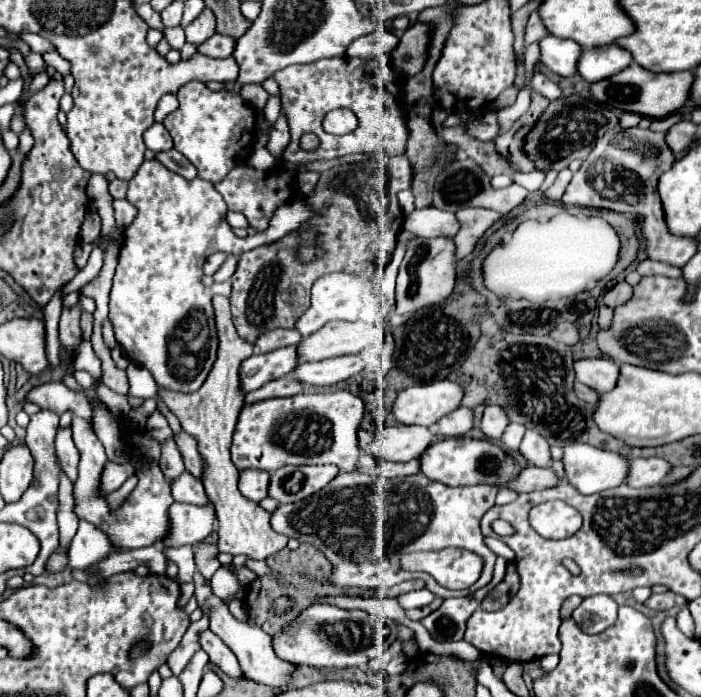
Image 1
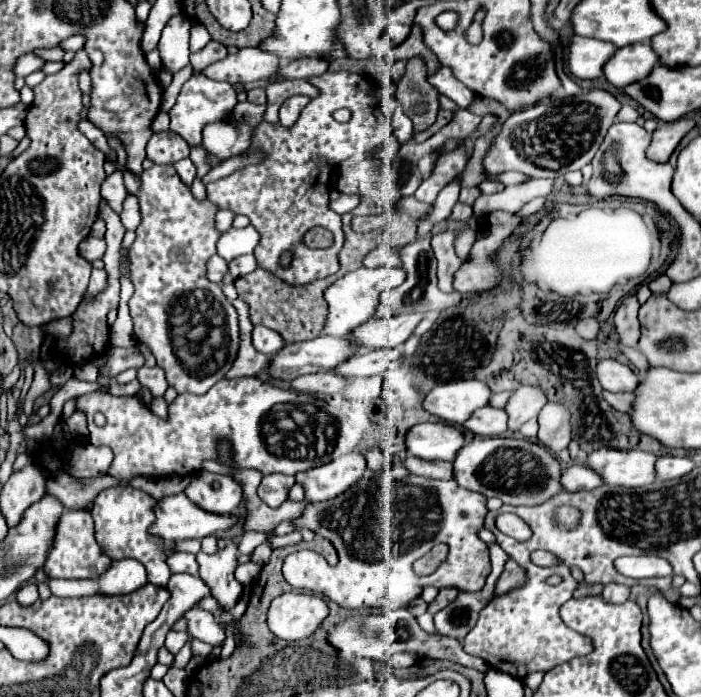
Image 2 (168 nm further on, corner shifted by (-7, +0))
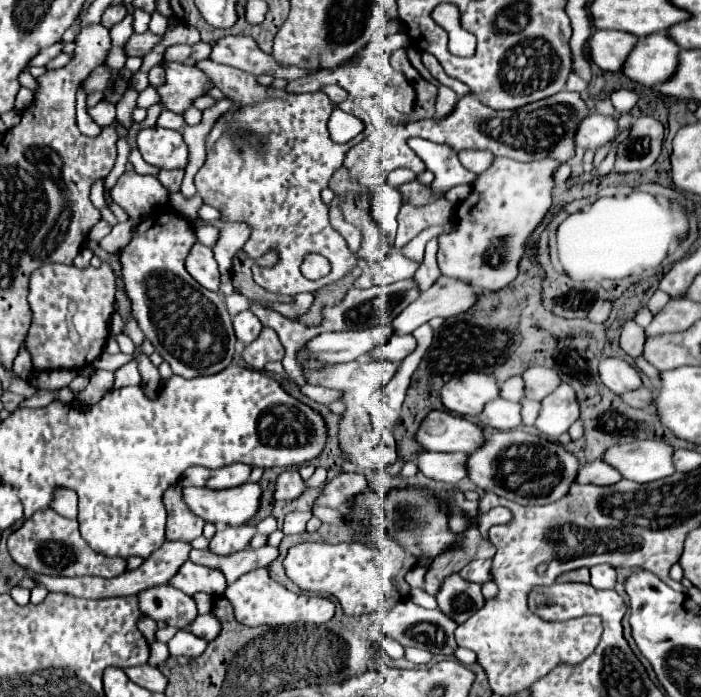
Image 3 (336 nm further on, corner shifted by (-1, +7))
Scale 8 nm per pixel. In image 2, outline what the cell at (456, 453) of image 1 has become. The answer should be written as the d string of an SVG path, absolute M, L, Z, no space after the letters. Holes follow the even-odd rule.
M485 437L469 441L455 457L455 481L485 497L499 497L513 507L543 505L549 497L561 493L561 461L531 439L519 437Z

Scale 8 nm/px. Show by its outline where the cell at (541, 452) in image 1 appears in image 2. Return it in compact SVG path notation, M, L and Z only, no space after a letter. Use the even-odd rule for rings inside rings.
M549 401L539 413L539 443L551 453L559 453L571 441L569 429L569 409L561 403Z

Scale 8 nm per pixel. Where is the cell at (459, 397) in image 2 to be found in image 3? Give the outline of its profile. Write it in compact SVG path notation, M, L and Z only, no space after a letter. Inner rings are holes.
M457 374L441 388L443 406L459 416L473 418L487 402L499 396L499 386L491 374Z

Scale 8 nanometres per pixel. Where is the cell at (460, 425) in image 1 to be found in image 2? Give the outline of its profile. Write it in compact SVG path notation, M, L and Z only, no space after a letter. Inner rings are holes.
M491 405L477 409L463 427L481 437L493 437L507 433L507 413L503 409L495 409Z

